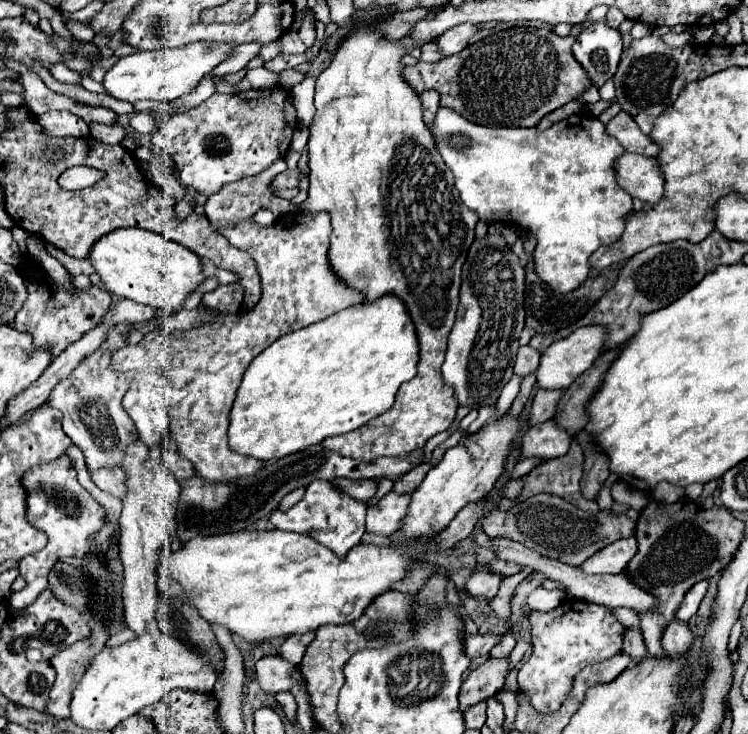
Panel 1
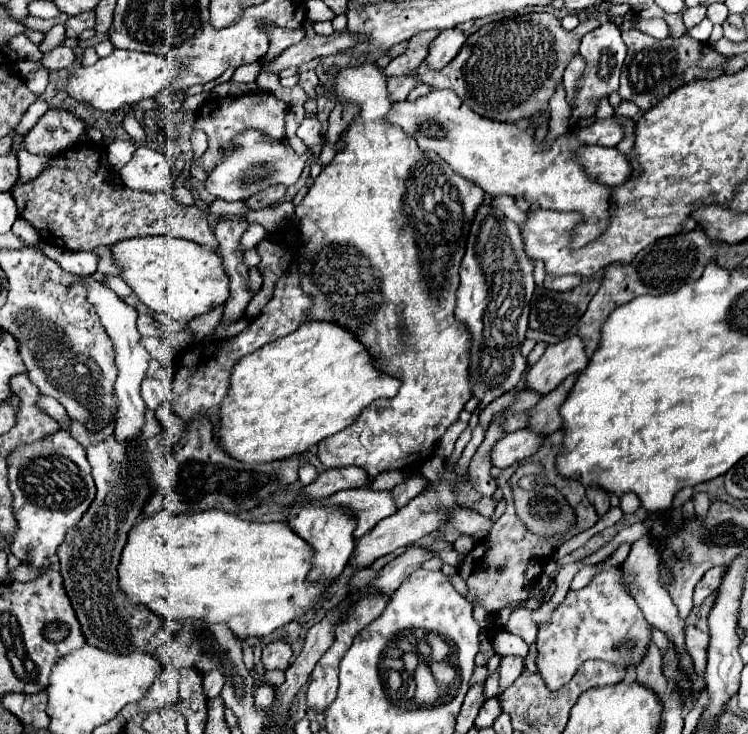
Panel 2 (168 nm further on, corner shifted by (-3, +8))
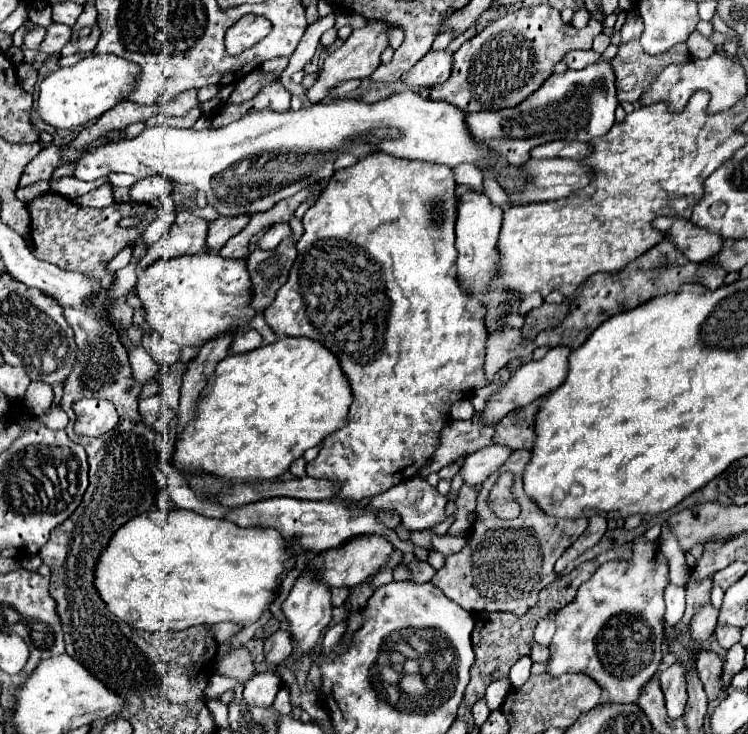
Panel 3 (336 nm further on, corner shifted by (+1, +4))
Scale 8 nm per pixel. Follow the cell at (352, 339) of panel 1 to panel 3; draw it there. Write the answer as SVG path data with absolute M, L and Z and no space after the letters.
M282 337L254 351L228 355L216 365L214 375L198 399L198 419L190 423L176 441L174 461L180 469L206 471L228 481L274 479L288 471L306 449L320 445L330 433L344 427L352 399L350 383L346 383L342 367L338 367L334 355L314 339Z

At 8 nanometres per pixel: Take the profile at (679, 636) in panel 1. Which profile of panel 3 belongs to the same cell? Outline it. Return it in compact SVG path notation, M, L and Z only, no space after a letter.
M698 649L696 651L696 671L700 681L704 683L704 691L708 699L716 699L720 695L720 675L722 675L722 659L716 651Z

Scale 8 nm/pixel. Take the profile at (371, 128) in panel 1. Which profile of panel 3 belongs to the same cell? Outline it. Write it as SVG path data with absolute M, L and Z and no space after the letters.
M370 153L364 159L360 159L356 165L338 169L322 189L322 195L318 195L318 203L312 203L312 207L304 213L302 225L304 233L296 243L298 259L292 265L292 271L288 275L288 281L278 289L276 299L270 307L264 309L264 317L270 325L270 329L276 335L288 335L288 337L310 337L326 345L340 361L346 377L350 379L354 403L348 411L348 421L342 429L328 435L322 443L322 449L314 461L306 465L306 473L310 477L318 479L334 479L342 483L340 493L334 499L366 499L380 495L382 491L390 489L392 485L398 485L410 477L414 477L426 461L432 457L432 453L440 445L440 433L450 421L450 409L456 401L470 395L470 391L480 389L488 385L484 375L484 355L486 355L486 329L484 329L484 307L478 303L478 299L466 295L458 281L456 281L456 247L454 247L454 219L458 211L458 195L456 195L456 179L454 171L450 167L432 165L424 161L408 161L408 159L394 159L390 155Z

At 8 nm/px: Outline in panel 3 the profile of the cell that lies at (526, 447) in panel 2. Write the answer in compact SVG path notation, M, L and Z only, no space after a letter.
M490 445L476 453L470 453L462 465L464 483L480 485L486 477L490 477L494 471L498 471L510 455L512 455L510 447L498 447L498 445Z

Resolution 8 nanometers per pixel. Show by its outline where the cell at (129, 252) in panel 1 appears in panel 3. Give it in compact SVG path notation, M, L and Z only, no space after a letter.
M196 253L196 255L182 255L182 257L154 261L144 271L138 273L136 293L146 311L146 321L162 337L178 345L200 347L208 339L218 337L226 331L232 331L232 329L244 331L248 325L248 319L256 315L256 311L250 307L250 277L246 271L246 263L236 259L224 259L214 253Z

